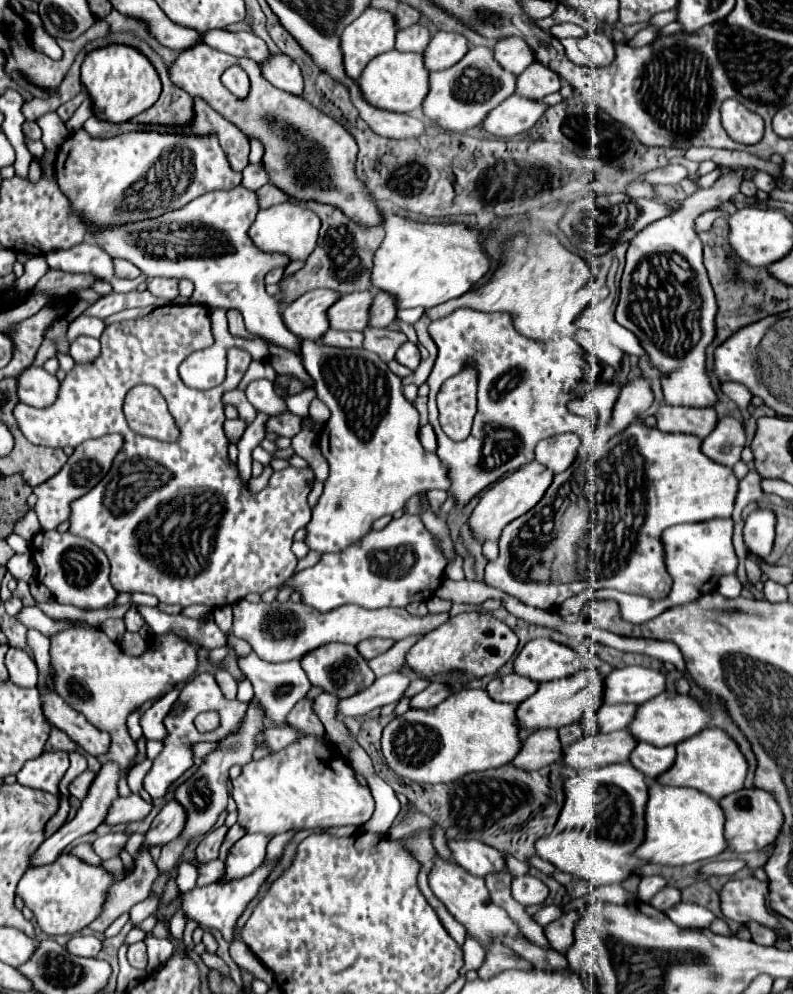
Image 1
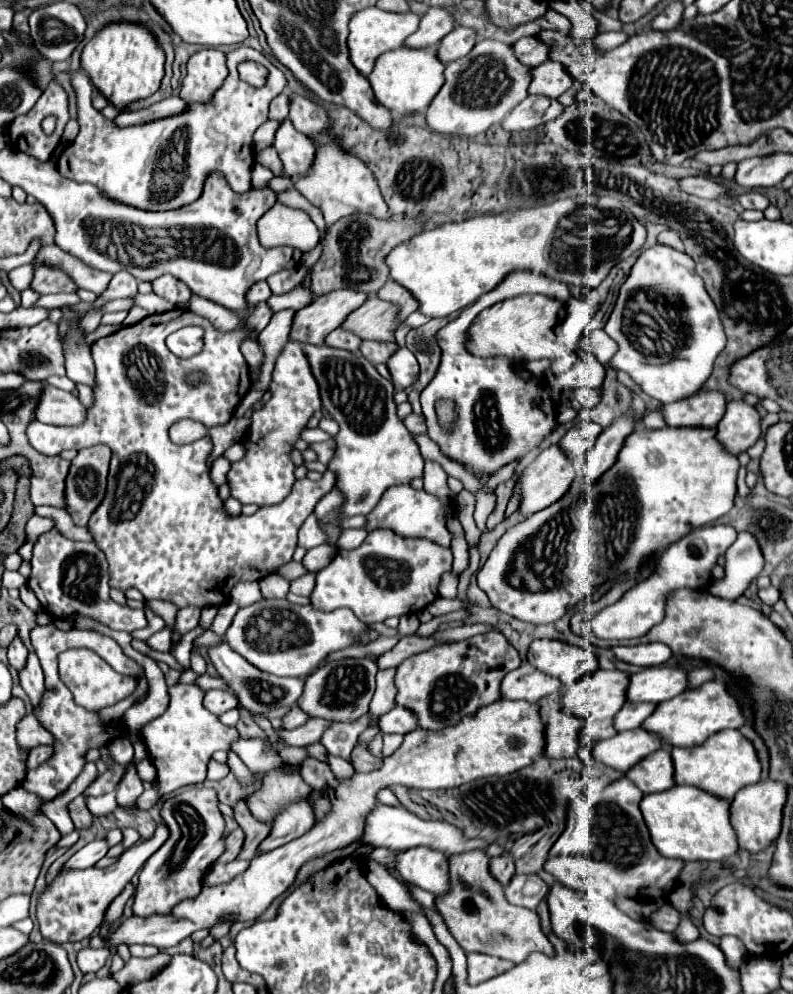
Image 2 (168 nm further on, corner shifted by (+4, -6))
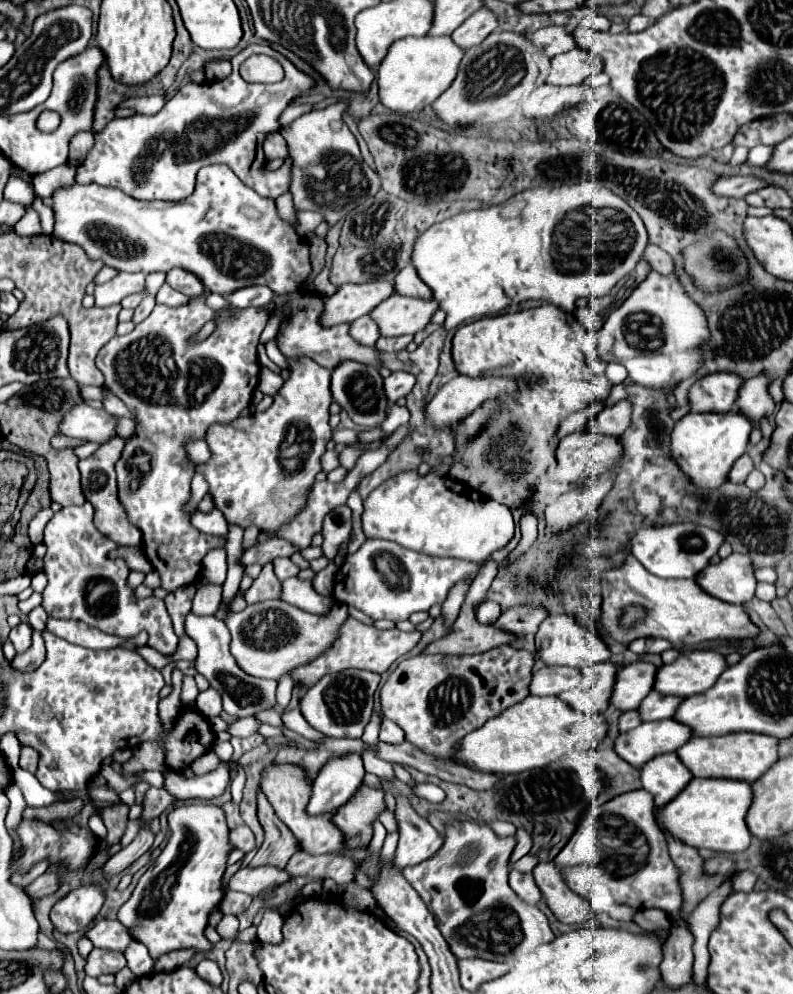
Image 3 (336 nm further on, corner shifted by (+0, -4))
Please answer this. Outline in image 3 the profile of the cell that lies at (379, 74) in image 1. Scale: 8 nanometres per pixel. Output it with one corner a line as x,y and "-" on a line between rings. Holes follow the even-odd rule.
407,36
395,42
383,58
377,74
381,104
401,114
419,112
425,106
431,106
455,80
463,54
463,48
455,46
451,36

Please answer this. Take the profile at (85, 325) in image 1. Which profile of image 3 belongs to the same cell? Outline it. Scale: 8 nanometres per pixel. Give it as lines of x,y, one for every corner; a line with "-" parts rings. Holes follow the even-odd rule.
119,272
113,280
95,286
95,306
119,304
125,296
143,292
145,278
147,278
147,274
143,274
143,272
135,272
135,274

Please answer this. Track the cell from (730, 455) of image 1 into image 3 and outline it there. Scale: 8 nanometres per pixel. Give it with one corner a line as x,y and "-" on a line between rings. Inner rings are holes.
757,374
755,378
745,380
745,384
739,390
739,398
735,402
735,408
753,422
755,428
759,428
759,418
773,414
775,402
769,394
769,378
767,374

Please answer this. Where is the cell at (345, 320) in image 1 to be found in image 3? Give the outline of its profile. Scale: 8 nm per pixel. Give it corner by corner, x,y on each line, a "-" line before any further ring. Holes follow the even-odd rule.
393,294
371,312
371,318
379,324
383,336
403,336
423,330
437,310
439,304
435,300

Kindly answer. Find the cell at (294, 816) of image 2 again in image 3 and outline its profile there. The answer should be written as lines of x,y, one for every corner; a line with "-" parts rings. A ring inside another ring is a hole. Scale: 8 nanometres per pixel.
353,752
331,758
323,764
313,782
313,796
307,804
307,812
321,814
343,806
343,802
347,802
361,786
363,776
361,754

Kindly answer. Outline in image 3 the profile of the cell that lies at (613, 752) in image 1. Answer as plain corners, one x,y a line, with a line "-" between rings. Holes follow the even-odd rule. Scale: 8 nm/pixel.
673,718
643,722
641,726
617,736
615,752
631,766
641,768
651,758
681,748
691,736
693,730

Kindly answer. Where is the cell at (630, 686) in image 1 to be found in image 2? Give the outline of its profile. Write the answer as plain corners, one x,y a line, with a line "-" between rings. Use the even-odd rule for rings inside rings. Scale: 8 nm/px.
671,666
643,668
629,676
631,684
627,688
627,702
653,702
659,704
681,694
687,686
687,674

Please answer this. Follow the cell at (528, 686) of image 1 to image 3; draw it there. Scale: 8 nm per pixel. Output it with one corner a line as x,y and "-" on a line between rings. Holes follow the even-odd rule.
543,666
541,670
533,672
531,678
531,694
535,696
555,696
565,690
573,690
583,680
579,668
569,666

